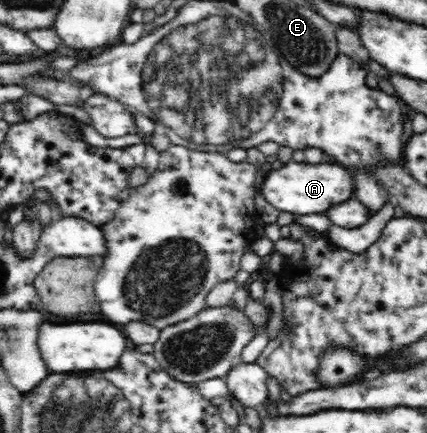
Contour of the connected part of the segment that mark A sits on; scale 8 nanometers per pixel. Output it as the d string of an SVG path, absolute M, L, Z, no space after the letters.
M327 160L313 166L306 162L297 163L290 161L279 170L271 170L263 176L263 182L256 184L255 194L261 193L267 203L275 206L280 211L295 214L324 213L333 204L340 204L354 196L354 178L343 165Z

